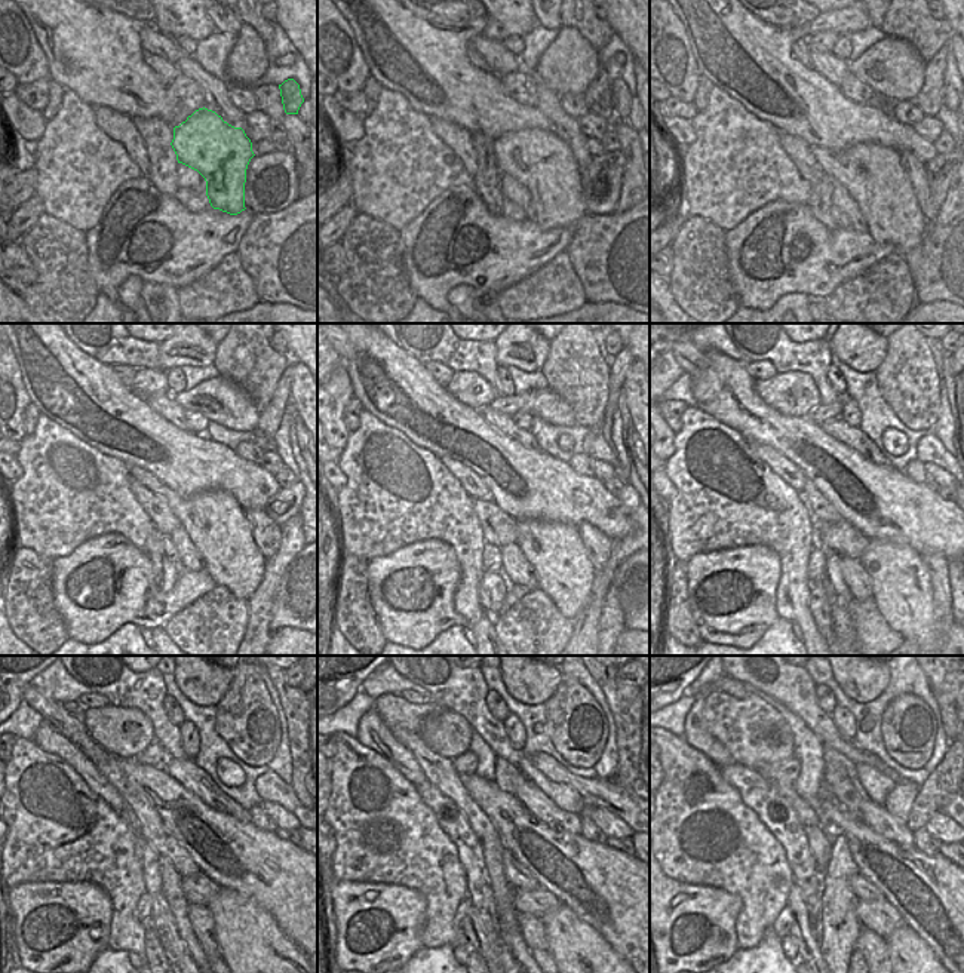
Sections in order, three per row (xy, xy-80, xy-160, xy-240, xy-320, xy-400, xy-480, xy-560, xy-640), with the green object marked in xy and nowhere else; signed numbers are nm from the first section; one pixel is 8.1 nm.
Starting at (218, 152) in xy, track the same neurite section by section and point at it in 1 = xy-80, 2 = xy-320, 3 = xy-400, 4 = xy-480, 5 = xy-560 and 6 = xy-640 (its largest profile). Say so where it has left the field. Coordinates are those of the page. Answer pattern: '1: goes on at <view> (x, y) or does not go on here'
1: goes on at xy-80 (540, 160)
2: goes on at xy-320 (564, 571)
3: goes on at xy-400 (902, 591)
4: goes on at xy-480 (258, 954)
5: goes on at xy-560 (583, 957)
6: goes on at xy-640 (911, 957)

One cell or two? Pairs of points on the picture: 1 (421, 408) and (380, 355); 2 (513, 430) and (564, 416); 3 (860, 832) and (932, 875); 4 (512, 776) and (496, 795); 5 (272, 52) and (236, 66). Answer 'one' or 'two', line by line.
1: one
2: two
3: one
4: two
5: two

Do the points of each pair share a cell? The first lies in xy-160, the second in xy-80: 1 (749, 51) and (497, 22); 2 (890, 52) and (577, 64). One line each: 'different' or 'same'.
1: different
2: same

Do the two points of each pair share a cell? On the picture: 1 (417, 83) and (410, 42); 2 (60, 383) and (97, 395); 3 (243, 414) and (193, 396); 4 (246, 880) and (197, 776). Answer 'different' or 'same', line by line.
1: same
2: same
3: same
4: different

